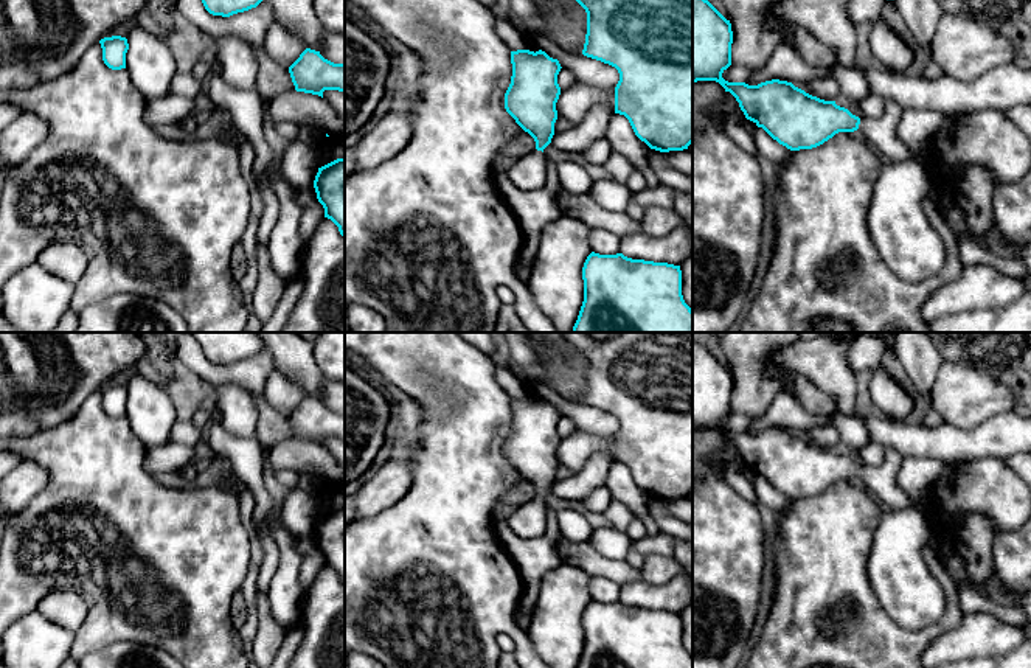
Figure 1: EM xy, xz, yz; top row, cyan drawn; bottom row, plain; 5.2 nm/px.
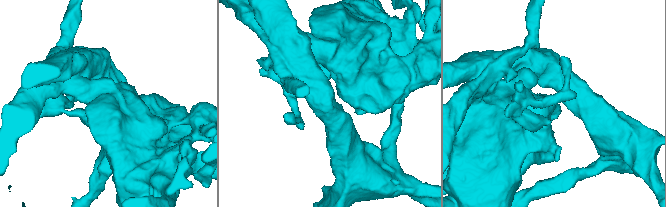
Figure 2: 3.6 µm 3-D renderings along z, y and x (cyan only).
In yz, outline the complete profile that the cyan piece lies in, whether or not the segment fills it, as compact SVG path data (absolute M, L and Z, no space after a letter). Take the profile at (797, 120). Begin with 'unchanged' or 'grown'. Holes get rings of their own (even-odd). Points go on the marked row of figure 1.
grown | M693 0L693 84L716 81L739 103L745 118L762 127L790 151L812 149L838 132L860 130L887 162L913 160L930 177L935 157L927 141L913 152L896 134L904 109L885 98L879 118L856 117L835 101L824 101L795 87L772 79L758 85L728 82L722 73L731 65L731 23L708 0Z

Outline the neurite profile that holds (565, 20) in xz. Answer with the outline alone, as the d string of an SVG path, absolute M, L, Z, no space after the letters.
M540 0L539 17L545 37L561 50L582 54L587 34L587 12L576 0Z

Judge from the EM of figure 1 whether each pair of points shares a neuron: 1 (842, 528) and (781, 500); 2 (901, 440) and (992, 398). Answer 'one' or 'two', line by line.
1: two
2: two

